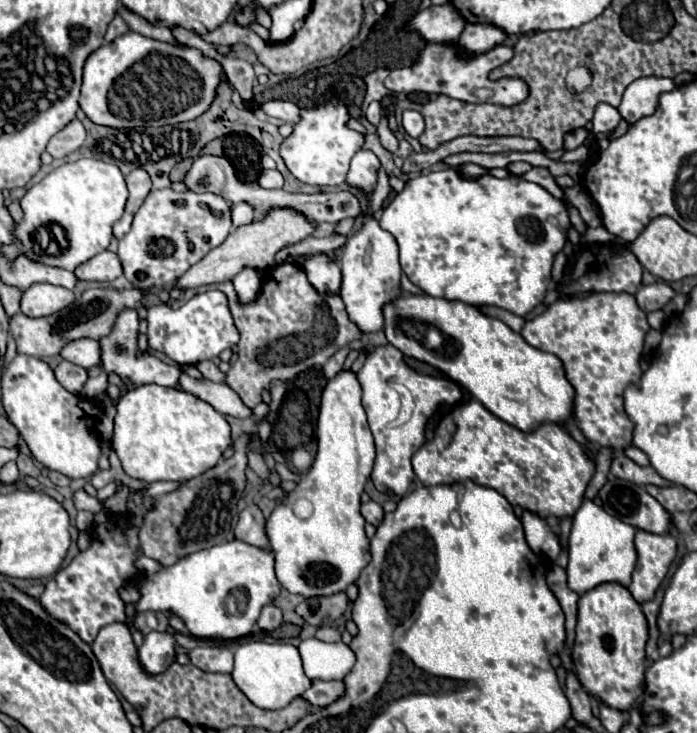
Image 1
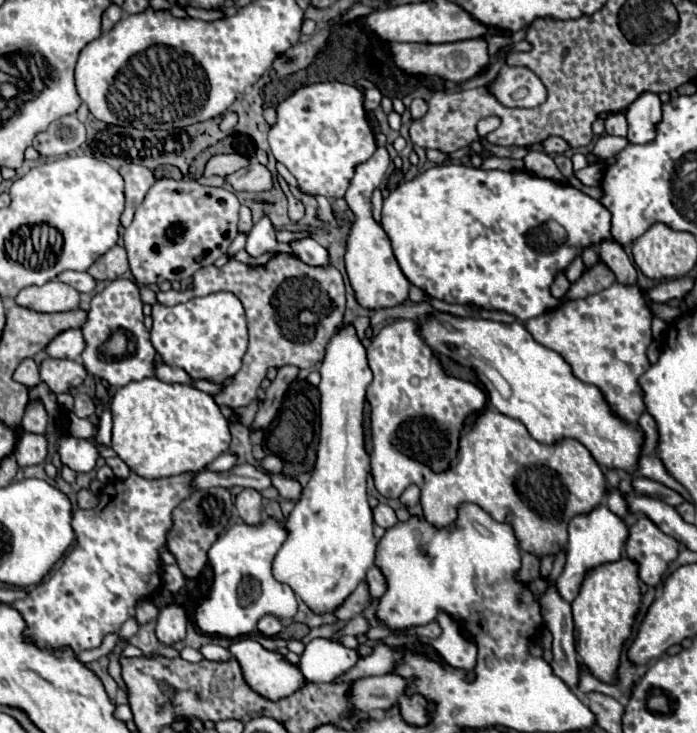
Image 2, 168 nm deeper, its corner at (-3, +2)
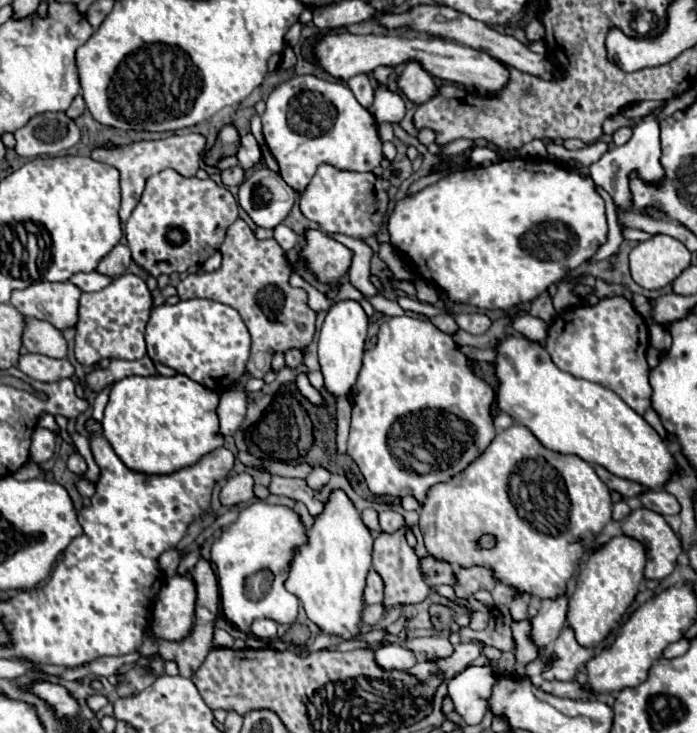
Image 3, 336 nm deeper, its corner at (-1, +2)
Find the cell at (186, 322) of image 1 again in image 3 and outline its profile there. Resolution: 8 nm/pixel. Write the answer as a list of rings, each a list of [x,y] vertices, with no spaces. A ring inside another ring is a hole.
[[[194,298],[152,310],[146,326],[146,348],[154,362],[170,366],[210,390],[224,392],[246,372],[250,334],[232,306]]]

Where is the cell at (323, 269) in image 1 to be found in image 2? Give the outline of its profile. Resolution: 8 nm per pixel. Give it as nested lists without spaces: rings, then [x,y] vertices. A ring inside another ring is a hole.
[[[306,238],[306,240],[298,240],[290,244],[294,248],[294,254],[306,262],[308,266],[330,266],[330,256],[328,250],[324,246],[320,246],[314,238]]]

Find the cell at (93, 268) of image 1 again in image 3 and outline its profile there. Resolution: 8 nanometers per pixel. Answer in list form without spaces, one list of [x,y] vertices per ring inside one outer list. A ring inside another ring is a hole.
[[[118,244],[108,256],[102,258],[102,262],[98,264],[96,270],[98,270],[100,274],[106,274],[106,276],[110,276],[110,278],[116,278],[116,276],[120,276],[120,274],[124,274],[124,272],[128,270],[130,262],[132,262],[132,258],[130,258],[128,246]]]

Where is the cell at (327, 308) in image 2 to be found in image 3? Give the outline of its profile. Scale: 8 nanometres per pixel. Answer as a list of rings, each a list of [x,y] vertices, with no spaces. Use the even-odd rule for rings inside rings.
[[[236,220],[226,230],[220,254],[222,264],[218,270],[202,276],[190,274],[178,282],[178,298],[208,298],[236,308],[252,336],[248,372],[254,378],[262,378],[270,370],[274,352],[286,352],[290,348],[304,350],[310,344],[314,336],[316,312],[308,308],[308,294],[304,288],[292,288],[288,284],[292,268],[274,238],[258,240],[244,220]]]

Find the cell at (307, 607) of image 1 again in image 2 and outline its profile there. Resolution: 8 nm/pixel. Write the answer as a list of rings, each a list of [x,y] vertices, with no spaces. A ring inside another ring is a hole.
[[[360,582],[358,588],[344,600],[344,604],[336,608],[334,616],[336,616],[338,620],[342,620],[342,622],[348,622],[352,616],[360,614],[368,604],[370,604],[368,586],[366,586],[366,582]]]

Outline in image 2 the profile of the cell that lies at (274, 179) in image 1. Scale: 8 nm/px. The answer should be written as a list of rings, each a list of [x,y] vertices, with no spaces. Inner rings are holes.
[[[252,162],[250,166],[226,176],[226,182],[230,182],[234,190],[246,192],[270,192],[274,188],[272,172],[258,162]]]

